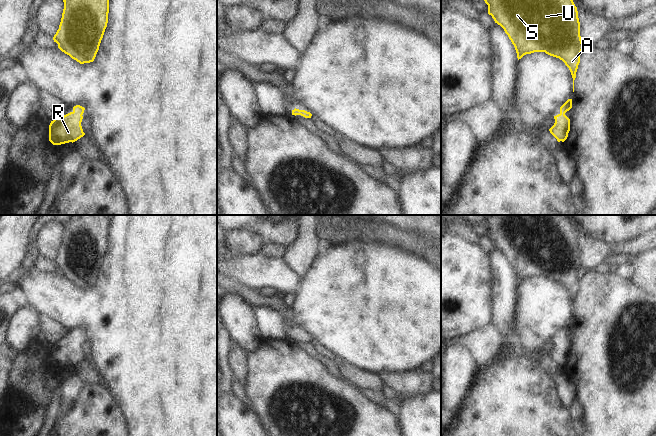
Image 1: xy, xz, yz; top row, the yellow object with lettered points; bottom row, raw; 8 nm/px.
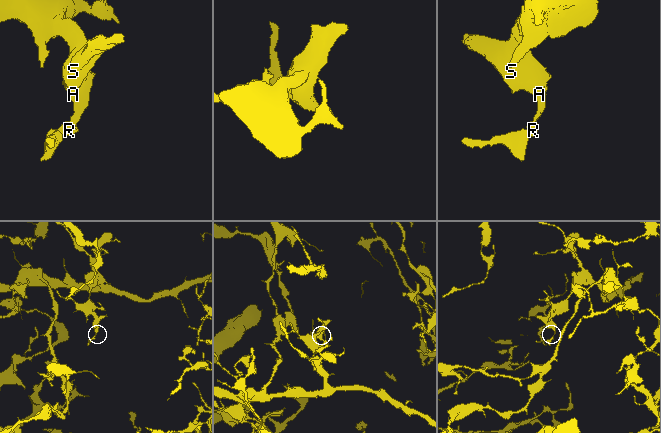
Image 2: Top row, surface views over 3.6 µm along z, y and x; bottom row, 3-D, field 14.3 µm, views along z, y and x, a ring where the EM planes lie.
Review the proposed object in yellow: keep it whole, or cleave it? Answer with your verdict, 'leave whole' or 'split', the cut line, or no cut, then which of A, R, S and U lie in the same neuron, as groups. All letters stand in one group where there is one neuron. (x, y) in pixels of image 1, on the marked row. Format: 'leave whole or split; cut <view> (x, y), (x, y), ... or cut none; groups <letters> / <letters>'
leave whole; cut none; groups A R S U

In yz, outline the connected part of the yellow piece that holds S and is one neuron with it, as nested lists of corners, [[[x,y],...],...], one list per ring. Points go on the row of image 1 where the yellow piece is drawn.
[[[484,0],[484,1],[488,5],[488,14],[492,16],[495,23],[497,23],[504,29],[505,33],[508,35],[509,39],[514,45],[518,60],[521,59],[524,55],[531,54],[534,52],[545,52],[550,56],[559,58],[565,63],[565,65],[569,68],[571,72],[573,78],[573,92],[574,92],[574,80],[576,78],[576,72],[578,69],[578,65],[580,63],[580,55],[584,46],[580,36],[580,22],[578,18],[578,11],[573,0]]]

